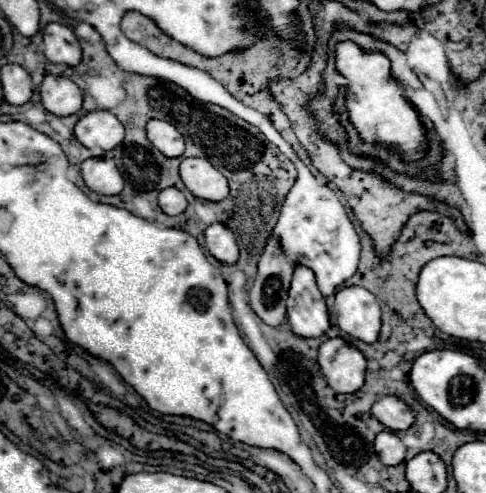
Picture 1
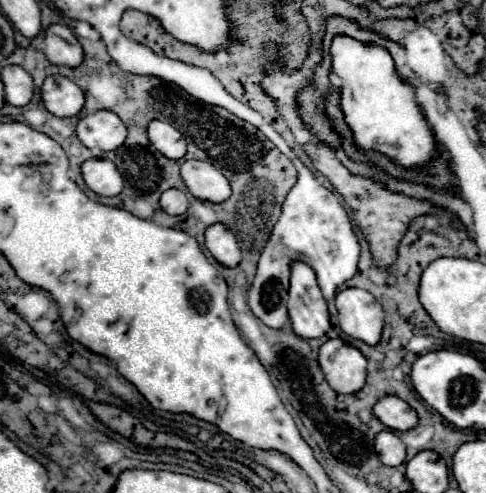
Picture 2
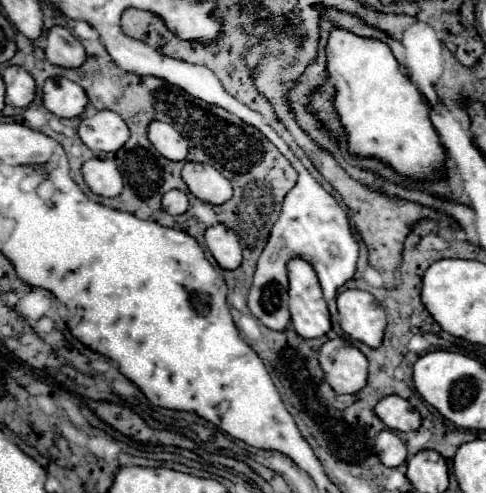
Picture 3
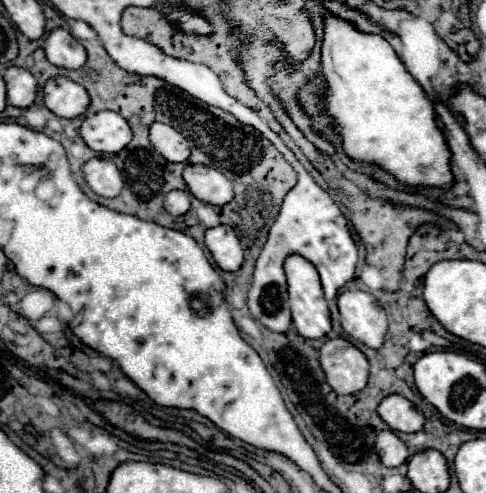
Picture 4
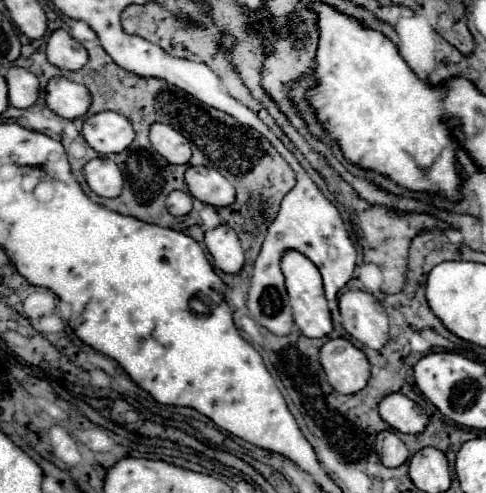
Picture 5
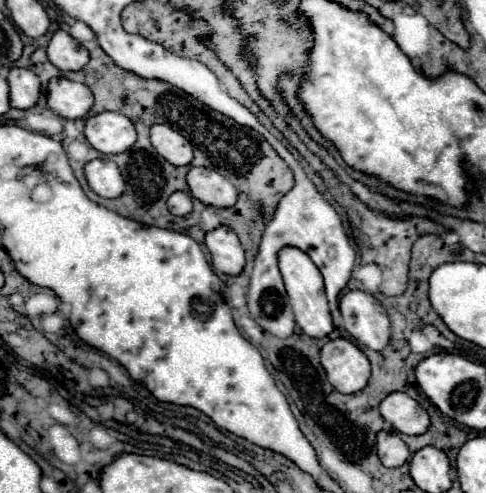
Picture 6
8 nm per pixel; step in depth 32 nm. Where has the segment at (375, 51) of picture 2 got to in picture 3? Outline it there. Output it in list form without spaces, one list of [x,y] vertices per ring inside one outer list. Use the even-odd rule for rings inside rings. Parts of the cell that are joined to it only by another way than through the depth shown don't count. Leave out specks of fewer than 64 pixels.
[[[332,30],[328,46],[328,76],[336,78],[336,100],[334,108],[348,132],[348,148],[358,156],[376,156],[388,162],[396,172],[412,178],[438,178],[438,168],[444,160],[444,148],[438,140],[436,130],[428,118],[428,106],[420,100],[420,94],[412,80],[402,74],[396,58],[384,42],[372,38],[358,38],[346,30]]]

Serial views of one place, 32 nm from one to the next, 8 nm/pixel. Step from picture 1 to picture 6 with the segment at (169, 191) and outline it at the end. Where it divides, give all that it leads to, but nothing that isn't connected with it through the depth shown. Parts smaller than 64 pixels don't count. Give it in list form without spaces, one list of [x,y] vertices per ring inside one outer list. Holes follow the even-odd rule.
[[[174,192],[168,198],[168,210],[174,216],[186,216],[186,214],[190,214],[192,212],[192,198],[190,198],[190,194],[186,194],[186,192]]]

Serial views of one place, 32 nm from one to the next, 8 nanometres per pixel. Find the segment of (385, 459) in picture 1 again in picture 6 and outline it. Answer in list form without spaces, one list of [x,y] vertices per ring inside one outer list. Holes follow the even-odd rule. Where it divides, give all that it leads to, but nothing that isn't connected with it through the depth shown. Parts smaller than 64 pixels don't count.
[[[378,432],[376,450],[378,450],[380,462],[382,462],[386,468],[402,466],[402,464],[408,460],[408,456],[410,456],[406,444],[398,438],[396,432]]]

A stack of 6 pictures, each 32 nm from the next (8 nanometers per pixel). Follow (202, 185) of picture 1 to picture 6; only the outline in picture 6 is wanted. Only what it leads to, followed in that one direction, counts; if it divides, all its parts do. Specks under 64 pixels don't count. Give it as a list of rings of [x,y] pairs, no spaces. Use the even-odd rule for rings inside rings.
[[[190,168],[186,180],[188,180],[192,196],[208,206],[230,208],[236,202],[236,196],[238,196],[236,188],[232,186],[230,180],[220,176],[216,170]]]

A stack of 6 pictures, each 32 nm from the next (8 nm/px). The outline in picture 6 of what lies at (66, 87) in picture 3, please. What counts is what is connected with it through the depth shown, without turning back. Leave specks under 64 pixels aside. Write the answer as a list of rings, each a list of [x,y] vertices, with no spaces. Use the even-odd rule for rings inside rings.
[[[52,78],[48,84],[48,106],[66,120],[84,118],[92,108],[92,102],[92,92],[80,82]]]

